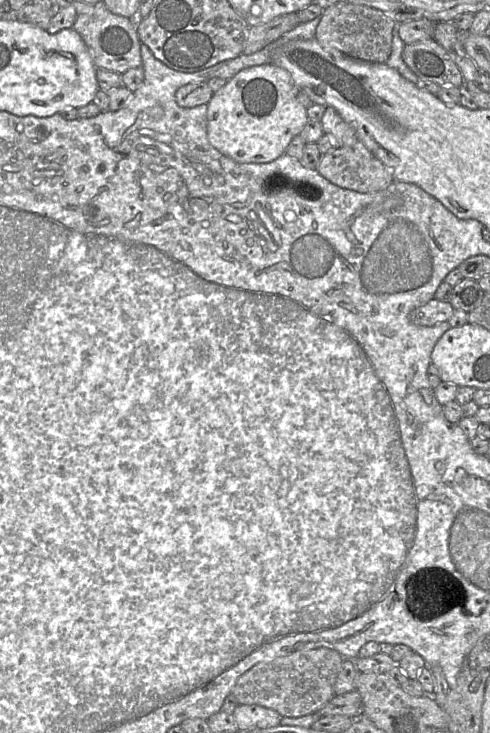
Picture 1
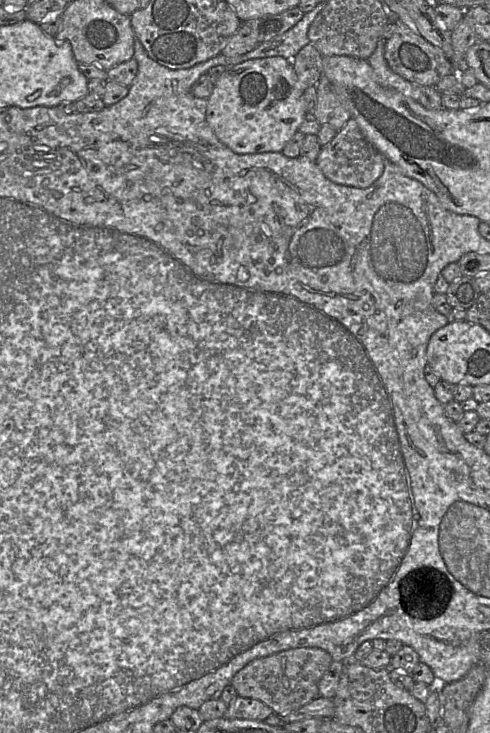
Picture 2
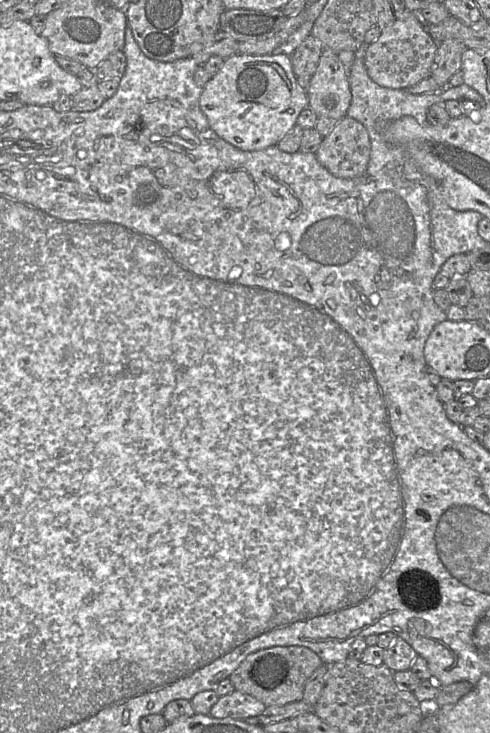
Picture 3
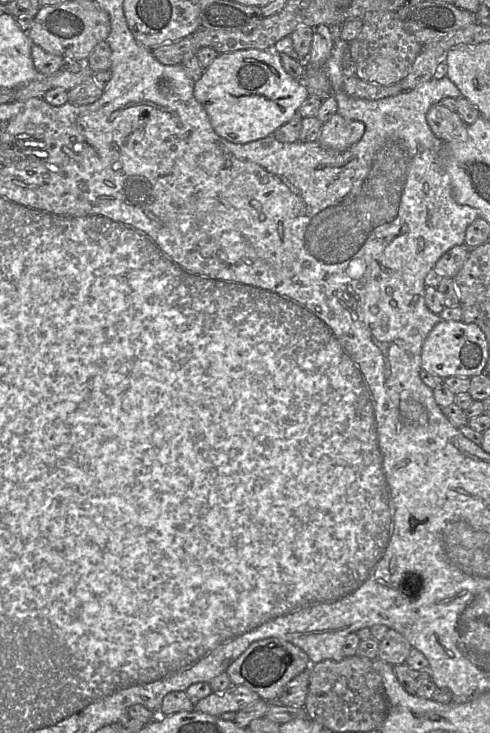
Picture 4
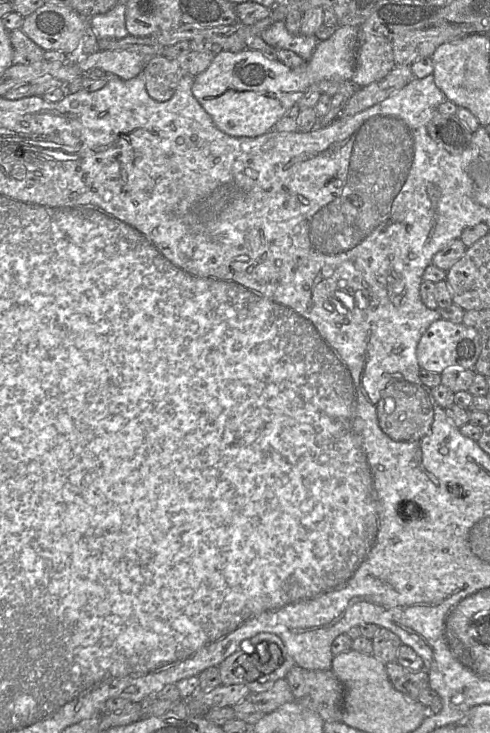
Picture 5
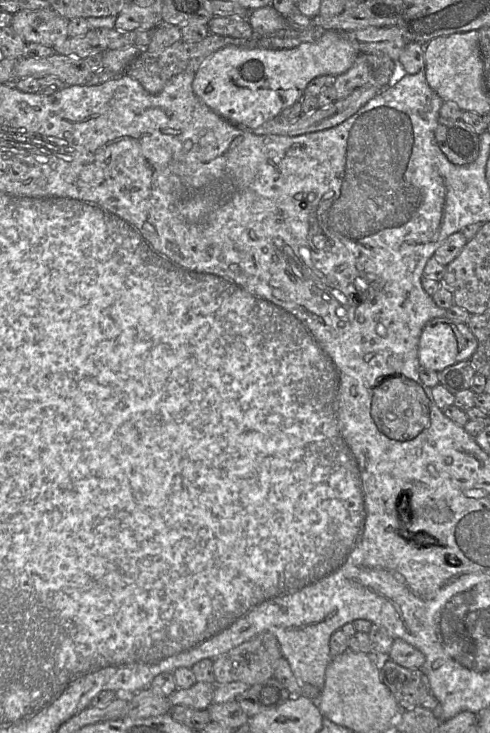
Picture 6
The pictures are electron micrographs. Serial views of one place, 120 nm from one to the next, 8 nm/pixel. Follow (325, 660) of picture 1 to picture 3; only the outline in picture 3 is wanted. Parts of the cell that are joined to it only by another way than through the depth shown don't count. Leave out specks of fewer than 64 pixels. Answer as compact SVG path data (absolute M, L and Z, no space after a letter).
M275 646L249 654L230 675L235 690L249 694L265 706L301 701L306 681L323 665L320 656L305 646Z

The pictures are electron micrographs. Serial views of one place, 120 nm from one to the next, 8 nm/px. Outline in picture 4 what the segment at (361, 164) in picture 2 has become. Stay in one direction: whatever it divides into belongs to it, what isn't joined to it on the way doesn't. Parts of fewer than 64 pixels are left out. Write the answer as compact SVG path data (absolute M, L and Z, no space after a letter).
M336 113L322 125L318 142L328 150L343 152L359 142L364 132L362 122L345 120Z

